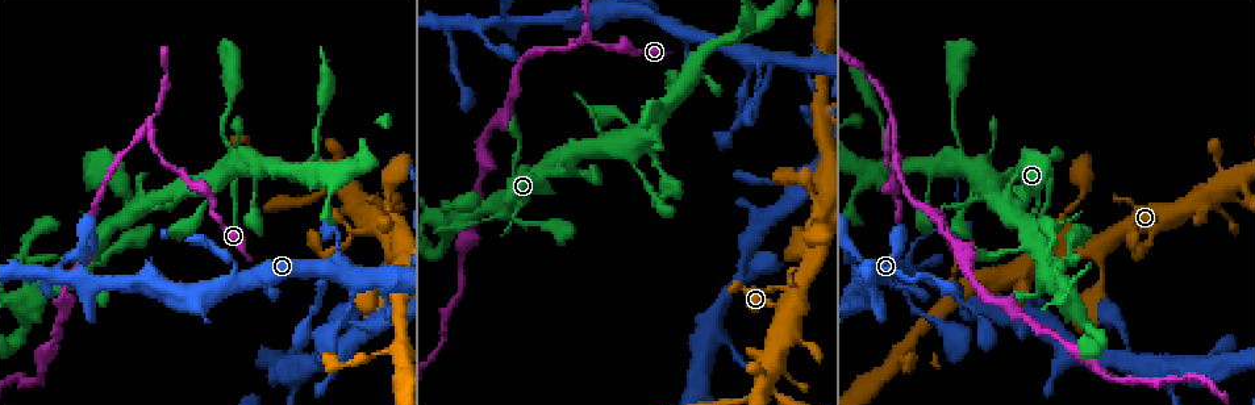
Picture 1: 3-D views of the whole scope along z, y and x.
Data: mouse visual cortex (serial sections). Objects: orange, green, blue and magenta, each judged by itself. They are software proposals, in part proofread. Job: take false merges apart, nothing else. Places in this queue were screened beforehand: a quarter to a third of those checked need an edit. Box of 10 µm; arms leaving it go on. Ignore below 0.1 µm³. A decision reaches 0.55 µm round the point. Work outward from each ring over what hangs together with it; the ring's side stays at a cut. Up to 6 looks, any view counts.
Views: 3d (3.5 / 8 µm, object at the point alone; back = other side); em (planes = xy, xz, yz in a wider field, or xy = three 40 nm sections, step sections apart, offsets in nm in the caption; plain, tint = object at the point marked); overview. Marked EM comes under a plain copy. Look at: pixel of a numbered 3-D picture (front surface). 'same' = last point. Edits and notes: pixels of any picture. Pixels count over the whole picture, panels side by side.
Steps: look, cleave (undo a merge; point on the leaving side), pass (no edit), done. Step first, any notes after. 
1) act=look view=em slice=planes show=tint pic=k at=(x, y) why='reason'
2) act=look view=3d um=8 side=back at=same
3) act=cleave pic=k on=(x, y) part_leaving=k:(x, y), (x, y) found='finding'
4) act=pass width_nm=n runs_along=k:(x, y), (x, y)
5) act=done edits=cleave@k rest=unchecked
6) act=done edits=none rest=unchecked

act=look view=3d um=3.5 pic=1 at=(1027, 217)

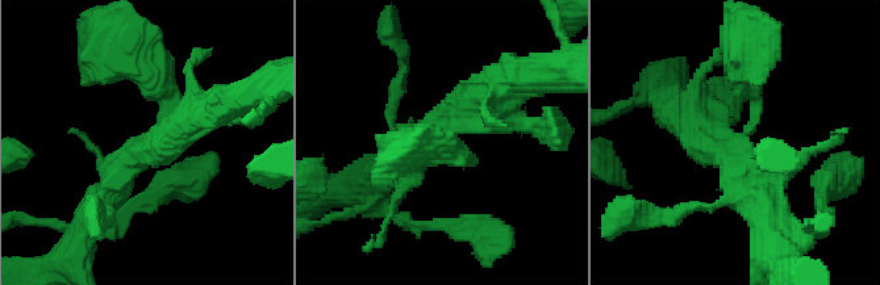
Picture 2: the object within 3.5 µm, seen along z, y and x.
act=look view=em slice=planes show=tint pic=2 at=(146, 143)

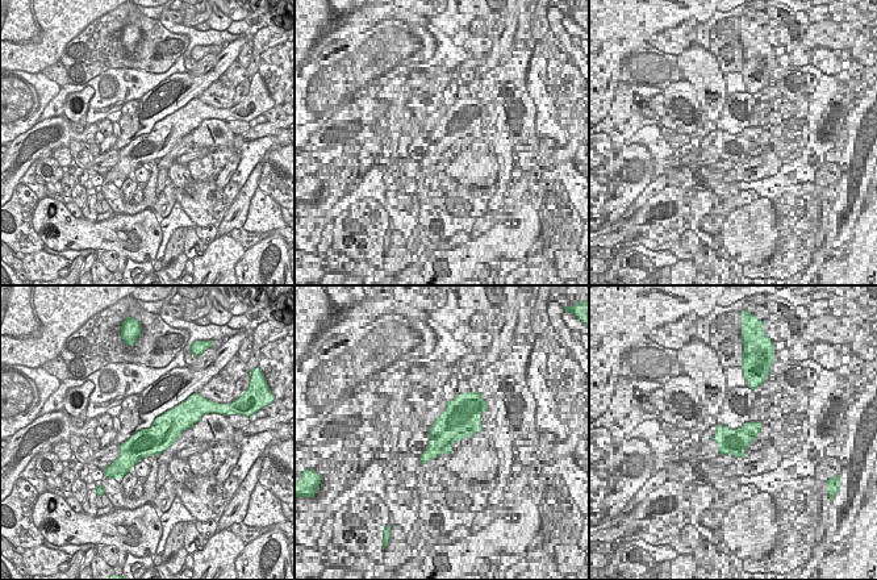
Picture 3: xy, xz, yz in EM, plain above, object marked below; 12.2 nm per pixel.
act=look view=em slice=xy step=3 show=tint at=same why='another direction'

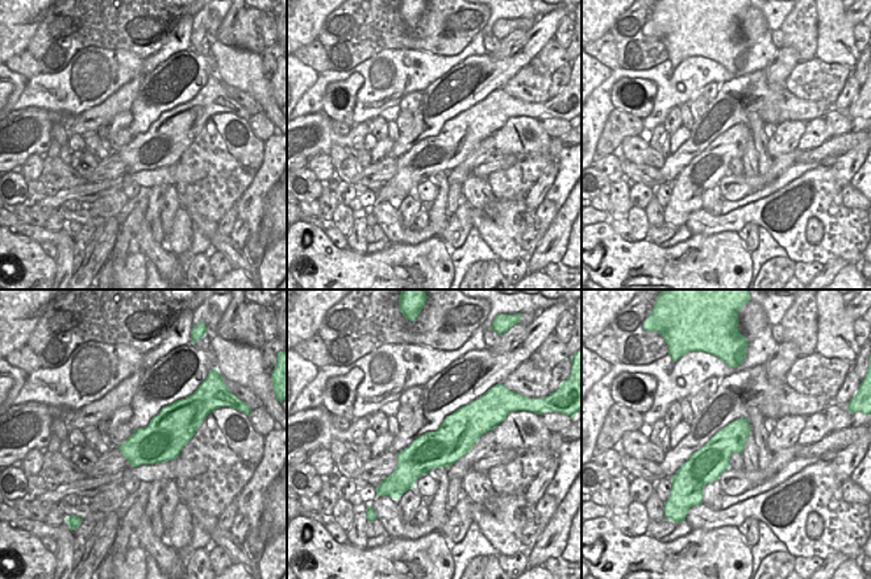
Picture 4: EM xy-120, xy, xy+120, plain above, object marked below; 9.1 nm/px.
act=pass arms=3 runs_along=4:(490, 424), (467, 424), (395, 477) found='one cell here'

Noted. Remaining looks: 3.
act=look view=3d um=3.5 side=back pic=1 at=(571, 42) why='narrows sharply'

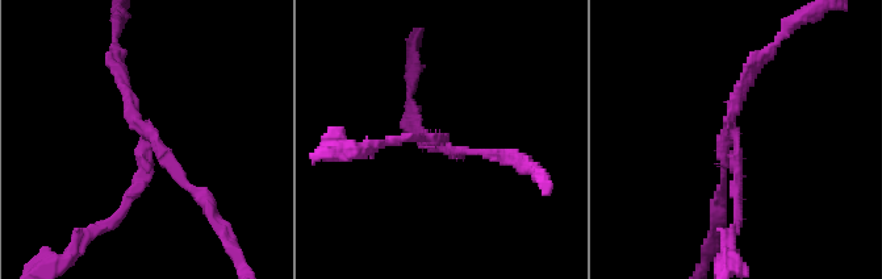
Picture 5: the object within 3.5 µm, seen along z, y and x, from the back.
act=look view=em slice=planes show=tint pic=5 at=(140, 153) why='need the tissue'

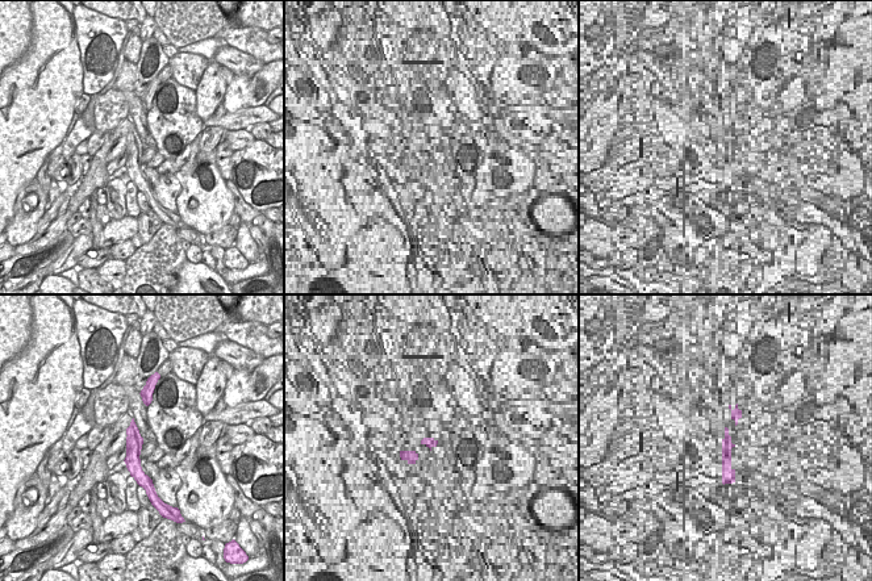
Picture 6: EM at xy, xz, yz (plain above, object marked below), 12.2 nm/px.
act=cleave pic=5 on=(117, 66) arms=3 border=6:(136, 426), (136, 434), (126, 438) found='two cells meet here'

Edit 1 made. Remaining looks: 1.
act=done edits=cleave@5 rest=unchecked

